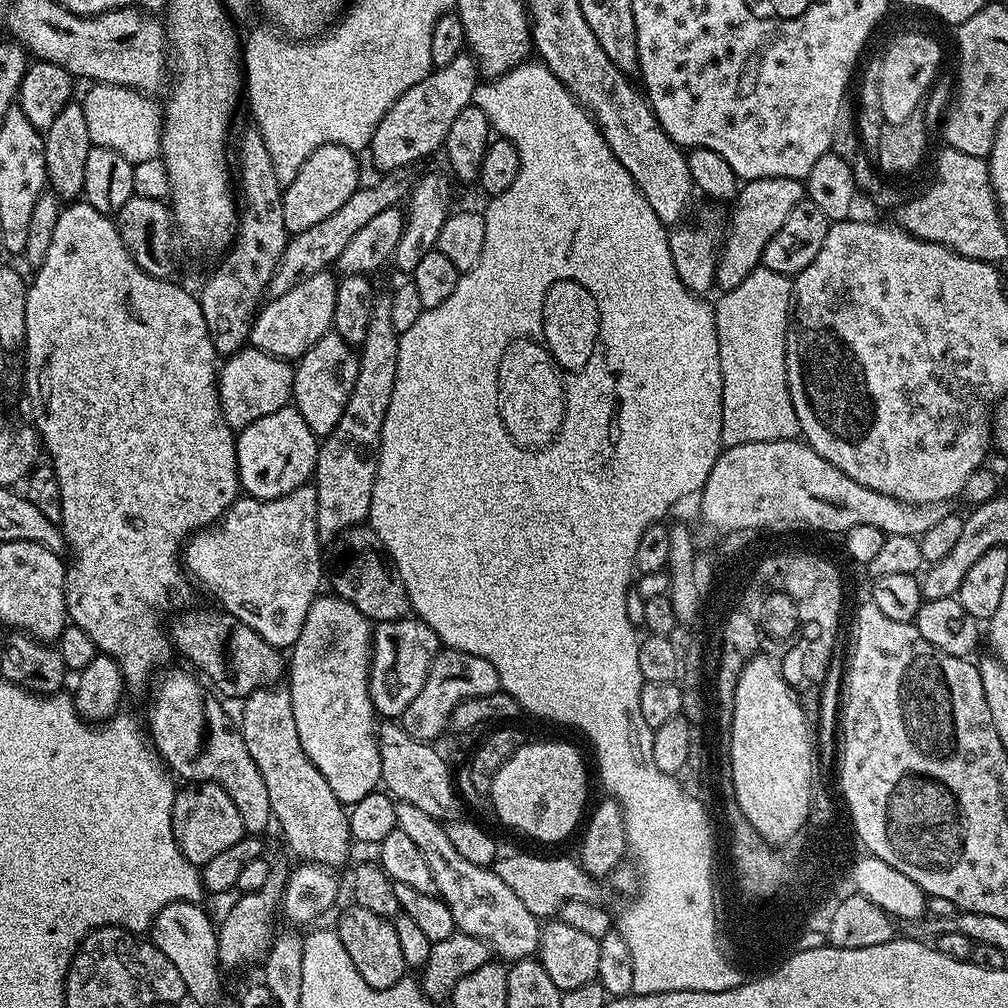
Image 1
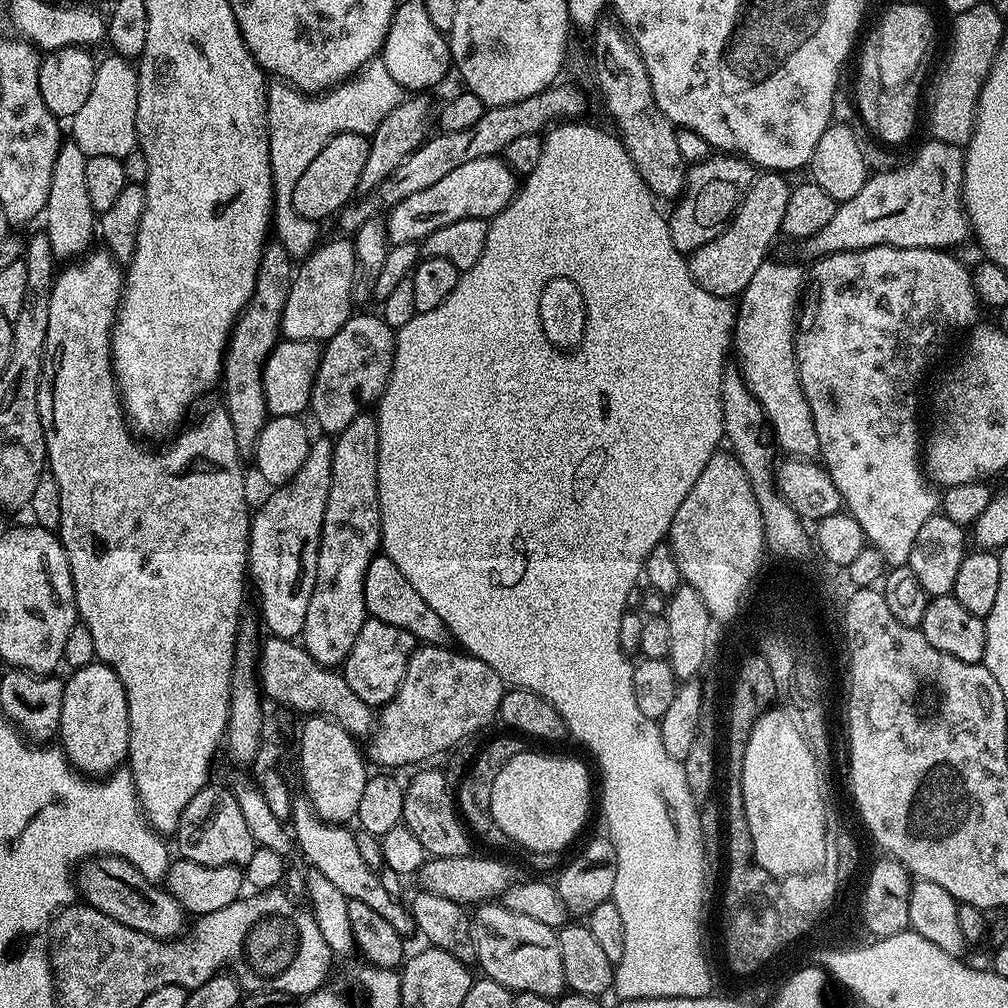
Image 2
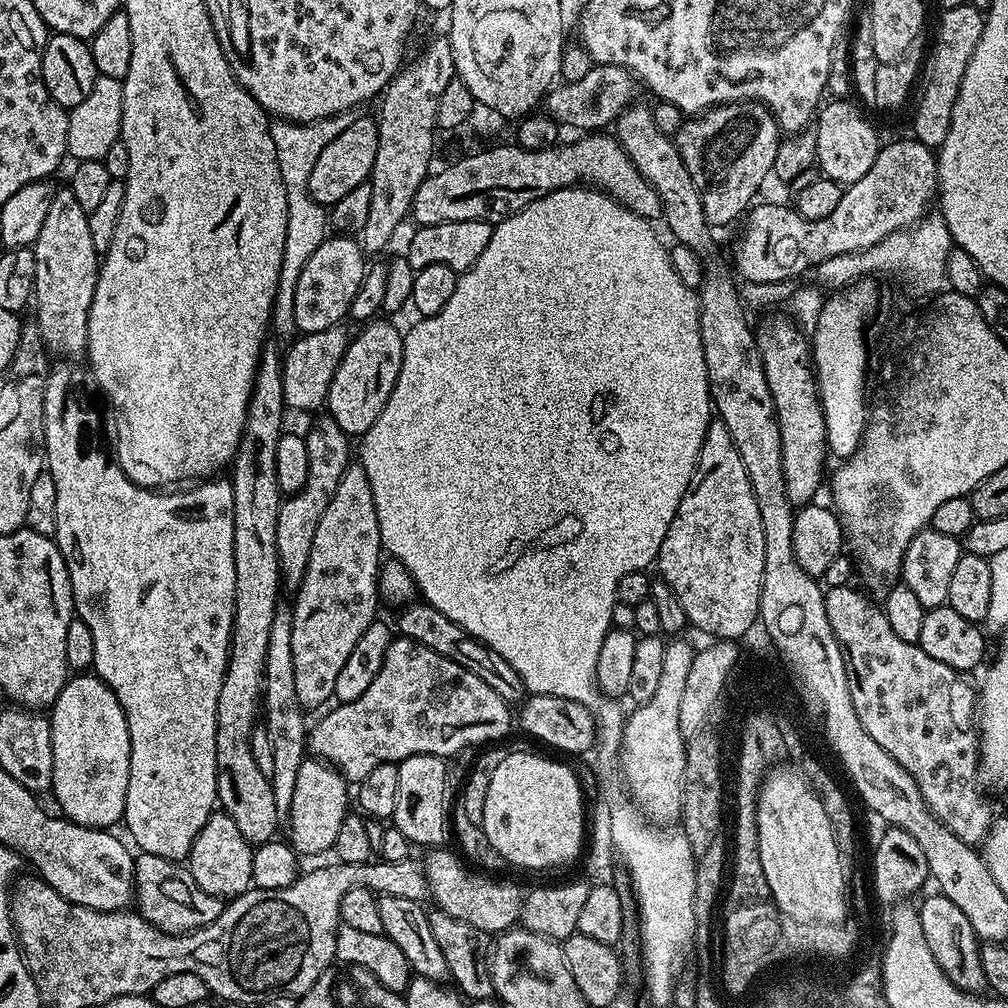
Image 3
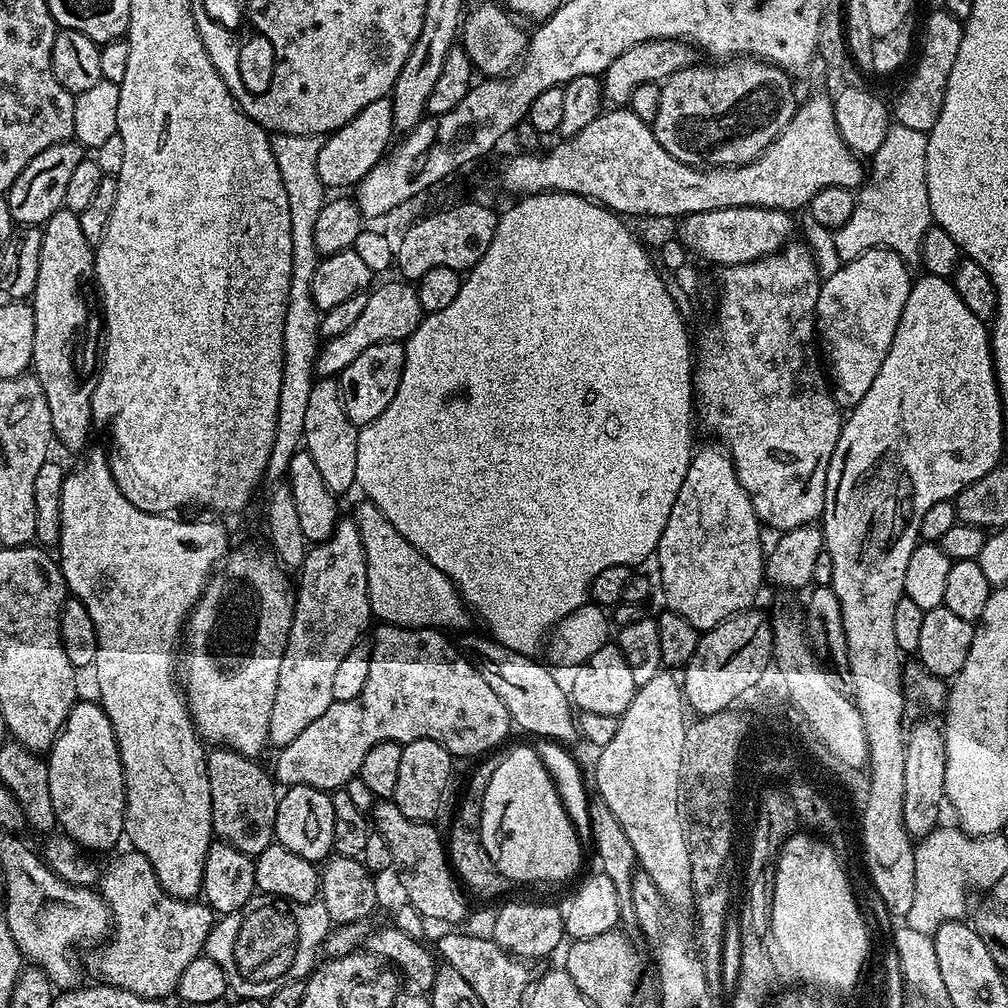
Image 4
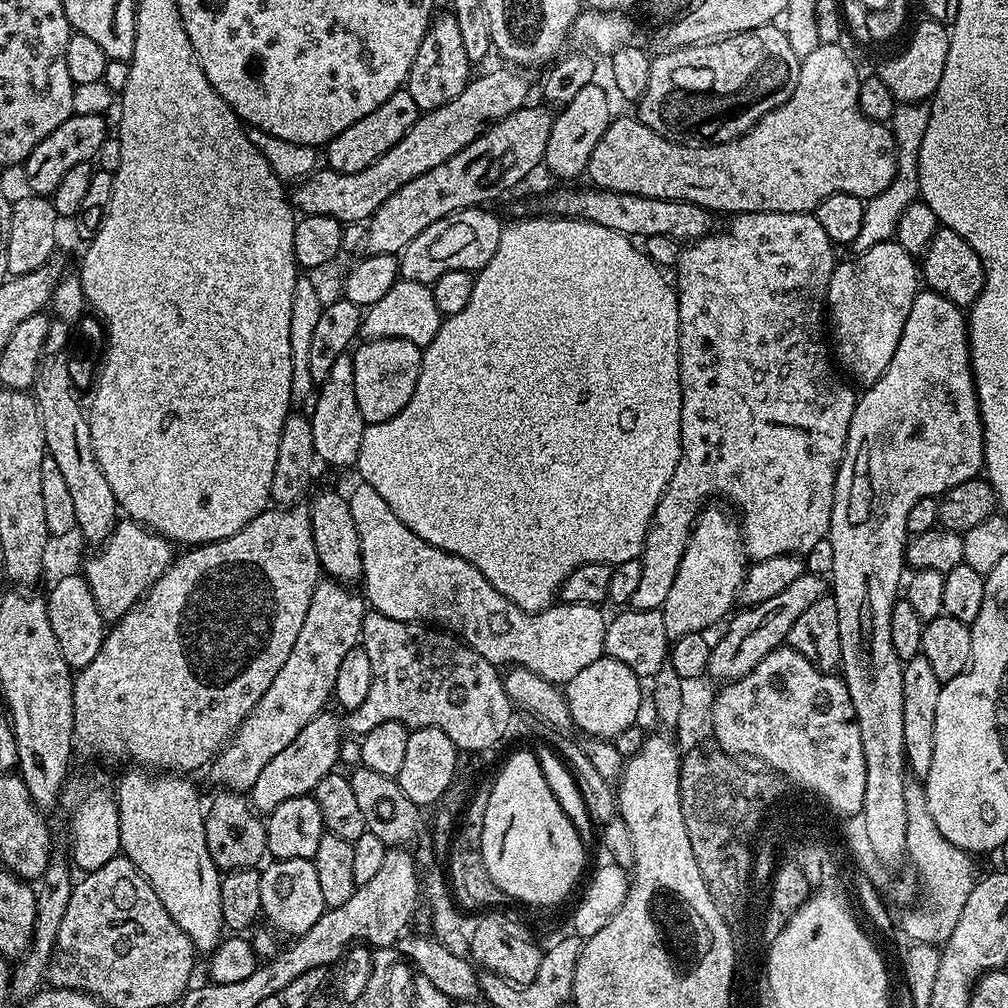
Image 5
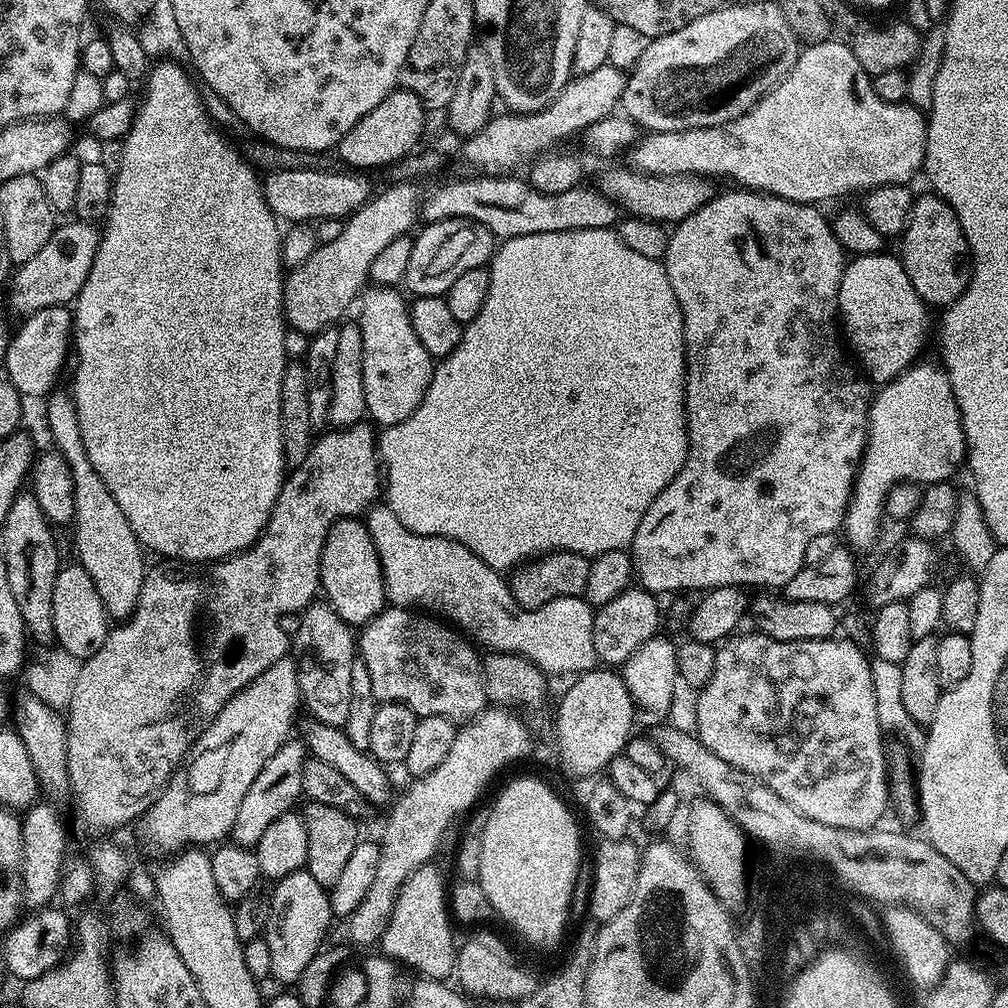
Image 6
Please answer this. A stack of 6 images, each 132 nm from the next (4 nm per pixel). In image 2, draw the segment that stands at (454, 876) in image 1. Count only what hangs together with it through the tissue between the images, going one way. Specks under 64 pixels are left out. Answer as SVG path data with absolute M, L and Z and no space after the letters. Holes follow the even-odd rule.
M500 902L481 903L471 913L470 927L474 960L480 963L484 971L481 973L487 979L506 986L514 994L525 992L553 998L564 995L566 985L557 929L542 926L542 922L534 922L534 918L526 918L526 914L518 914Z

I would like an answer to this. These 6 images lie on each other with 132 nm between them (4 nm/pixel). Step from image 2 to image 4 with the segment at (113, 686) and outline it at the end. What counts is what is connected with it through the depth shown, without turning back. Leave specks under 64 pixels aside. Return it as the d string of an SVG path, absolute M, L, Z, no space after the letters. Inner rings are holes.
M78 702L72 707L60 737L52 744L46 759L50 778L50 802L54 802L54 814L59 831L92 854L114 847L125 835L124 771L116 735L110 726L110 718L99 703Z

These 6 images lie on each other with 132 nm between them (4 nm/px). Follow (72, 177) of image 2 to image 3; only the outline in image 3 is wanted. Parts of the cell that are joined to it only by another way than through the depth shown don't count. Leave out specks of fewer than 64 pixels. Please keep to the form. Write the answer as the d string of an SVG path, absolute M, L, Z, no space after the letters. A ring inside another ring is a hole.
M61 187L54 202L50 202L46 222L42 222L42 230L34 245L34 323L40 328L45 348L53 357L60 356L56 358L83 357L88 346L88 315L102 263L101 257L94 250L94 241L90 238L88 213L82 210L78 198L74 198L71 187Z

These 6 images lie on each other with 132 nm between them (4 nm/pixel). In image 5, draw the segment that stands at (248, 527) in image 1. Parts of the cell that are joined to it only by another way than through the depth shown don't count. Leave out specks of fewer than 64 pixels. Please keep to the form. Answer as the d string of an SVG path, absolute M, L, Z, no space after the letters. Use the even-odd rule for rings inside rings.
M345 354L334 362L327 380L319 385L315 393L316 405L310 411L314 430L314 450L321 461L332 468L349 468L355 465L358 450L362 446L365 422L358 410L358 398L354 394L354 362L352 356Z

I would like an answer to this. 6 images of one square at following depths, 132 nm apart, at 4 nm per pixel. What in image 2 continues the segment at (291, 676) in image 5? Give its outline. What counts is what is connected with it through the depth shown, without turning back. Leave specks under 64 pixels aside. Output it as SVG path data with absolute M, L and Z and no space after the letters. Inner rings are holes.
M361 414L346 426L335 437L332 445L332 477L330 478L330 494L326 498L326 514L322 518L322 534L318 546L318 566L316 567L316 581L314 582L314 594L310 594L310 606L306 606L306 622L302 633L304 649L310 654L310 658L323 668L335 669L343 665L345 658L350 654L350 646L354 646L354 638L358 638L358 630L362 630L364 621L369 619L368 611L364 605L364 575L370 566L370 562L381 551L380 543L380 503L378 502L378 422L375 415Z

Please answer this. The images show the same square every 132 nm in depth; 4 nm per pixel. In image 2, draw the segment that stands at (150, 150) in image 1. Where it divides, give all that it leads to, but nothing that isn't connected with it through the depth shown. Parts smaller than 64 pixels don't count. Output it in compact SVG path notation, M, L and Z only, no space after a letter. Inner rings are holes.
M108 54L108 57L102 59L96 65L94 74L94 86L90 86L90 98L82 105L82 110L78 110L76 116L71 117L72 136L71 143L78 146L85 156L119 156L137 151L136 143L136 114L138 112L138 82L136 81L135 67L123 56Z

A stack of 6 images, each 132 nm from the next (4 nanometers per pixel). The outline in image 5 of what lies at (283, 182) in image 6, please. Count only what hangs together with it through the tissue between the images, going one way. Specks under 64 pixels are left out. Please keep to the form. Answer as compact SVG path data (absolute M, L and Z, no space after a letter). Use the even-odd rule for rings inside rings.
M512 66L500 67L504 68L496 68L477 80L476 77L469 79L466 90L462 90L454 102L446 102L446 106L438 106L438 110L420 115L414 126L410 126L406 138L390 146L390 150L386 150L378 162L366 166L366 170L358 170L358 174L342 174L324 166L299 181L293 187L296 189L290 192L293 209L305 216L329 216L340 221L341 225L371 220L378 206L382 206L394 190L402 190L402 186L418 178L418 174L442 166L446 158L454 158L458 150L470 146L470 142L474 142L487 128L529 103L528 80L524 77L527 75Z

